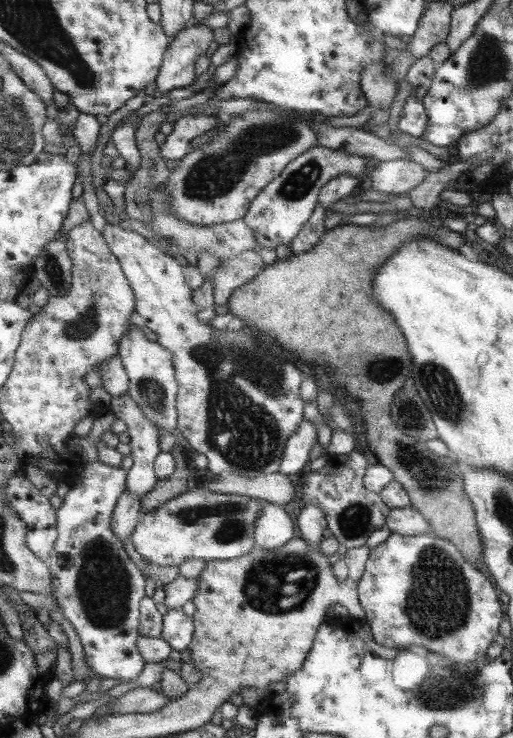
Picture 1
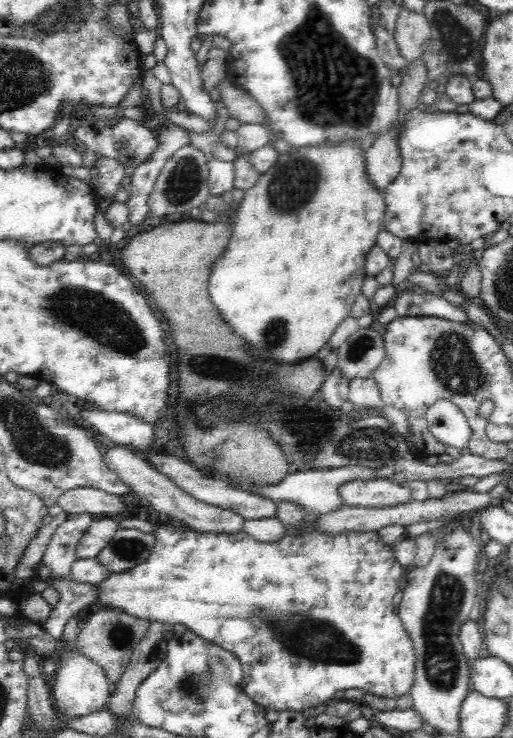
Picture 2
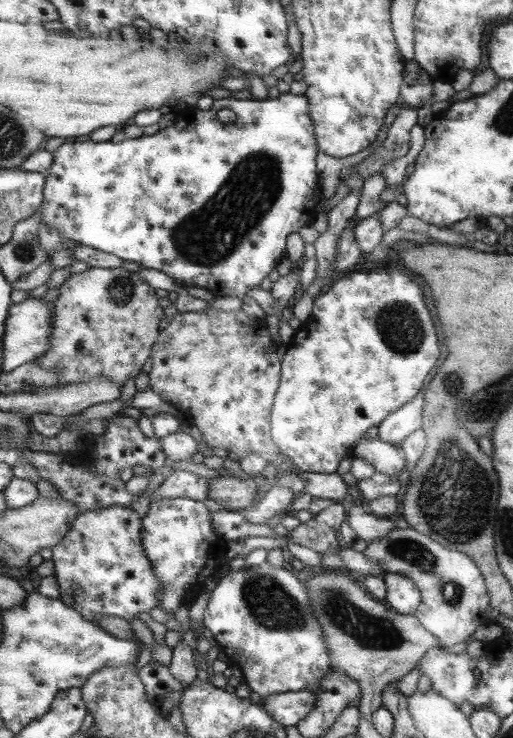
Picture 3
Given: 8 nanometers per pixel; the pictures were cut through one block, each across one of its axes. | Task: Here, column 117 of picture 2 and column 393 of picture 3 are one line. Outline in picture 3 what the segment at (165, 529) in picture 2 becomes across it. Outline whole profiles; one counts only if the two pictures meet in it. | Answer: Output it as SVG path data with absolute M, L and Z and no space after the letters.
M386 573L383 576L385 583L385 603L395 612L402 615L413 615L420 606L420 590L409 577Z

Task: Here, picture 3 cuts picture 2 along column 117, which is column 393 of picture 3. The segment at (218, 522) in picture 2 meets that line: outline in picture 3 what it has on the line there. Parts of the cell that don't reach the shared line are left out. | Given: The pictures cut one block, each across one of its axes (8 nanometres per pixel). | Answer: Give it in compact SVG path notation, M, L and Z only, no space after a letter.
M361 437L351 450L353 457L359 457L373 465L375 471L387 475L398 475L403 466L409 466L401 449L381 441L379 437L365 439Z

